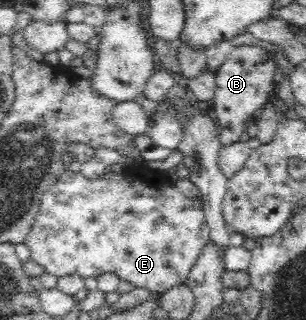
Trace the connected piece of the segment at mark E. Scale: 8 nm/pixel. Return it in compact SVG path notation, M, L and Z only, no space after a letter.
M135 163L123 173L105 173L96 181L88 181L79 173L66 171L42 196L36 220L26 239L31 260L57 278L78 275L86 279L114 272L120 280L128 280L134 287L160 295L187 281L202 248L211 241L201 199L184 197L163 172Z

